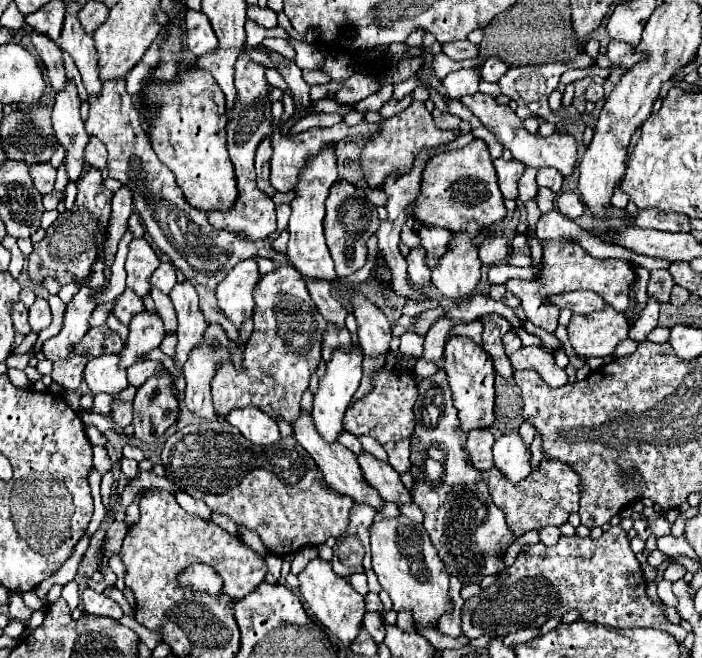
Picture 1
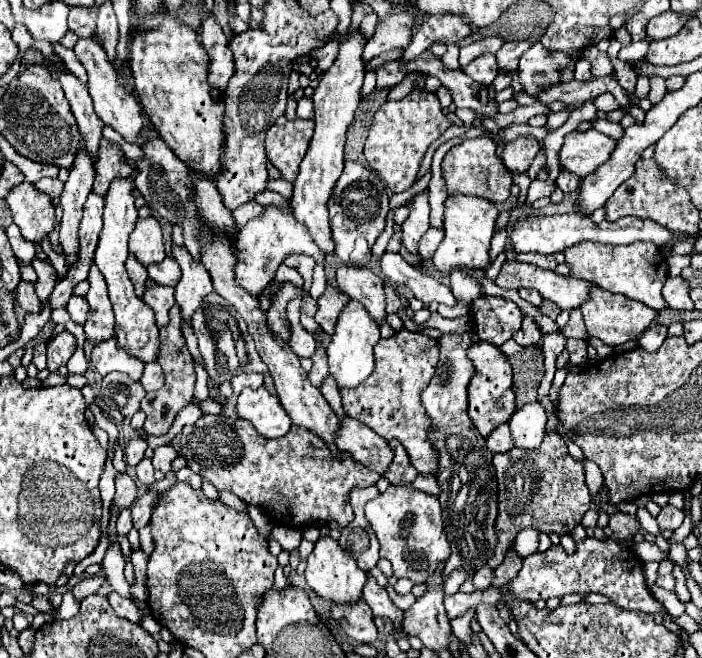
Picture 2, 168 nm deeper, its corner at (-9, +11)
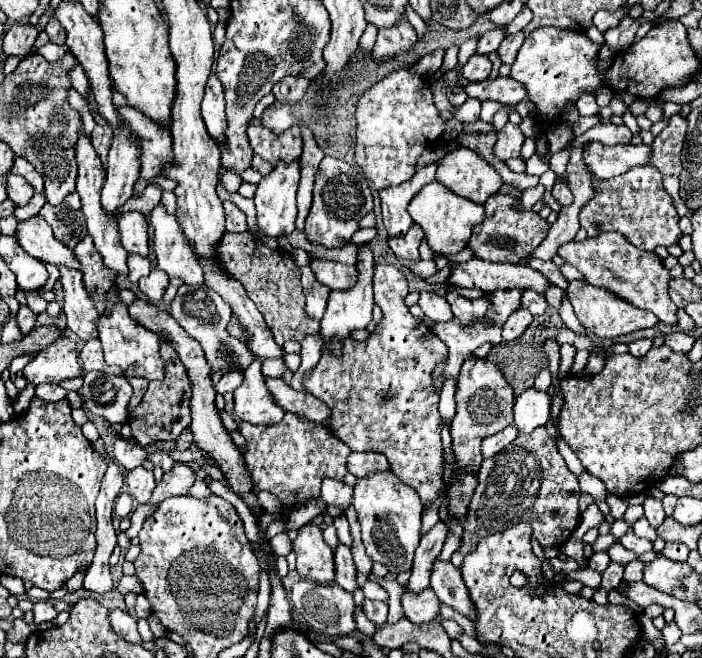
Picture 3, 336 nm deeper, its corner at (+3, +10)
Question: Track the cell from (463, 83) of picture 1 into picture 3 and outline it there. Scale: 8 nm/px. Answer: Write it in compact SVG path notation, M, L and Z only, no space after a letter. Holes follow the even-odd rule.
M472 55L468 63L462 67L462 75L468 81L486 81L492 71L492 63L486 55Z

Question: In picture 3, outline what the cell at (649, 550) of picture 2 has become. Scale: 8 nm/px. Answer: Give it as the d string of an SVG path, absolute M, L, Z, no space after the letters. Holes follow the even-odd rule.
M611 534L599 535L597 540L591 545L594 553L598 553L601 551L607 551L612 545L614 545L618 541Z

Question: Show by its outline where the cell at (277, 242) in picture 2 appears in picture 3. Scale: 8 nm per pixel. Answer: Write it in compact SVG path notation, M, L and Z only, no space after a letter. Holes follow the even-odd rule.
M280 161L280 165L274 167L274 171L270 175L266 175L260 183L258 183L258 191L254 197L256 203L256 211L258 211L258 225L260 229L270 235L270 237L280 237L280 235L288 235L294 231L294 221L296 221L296 189L298 189L298 181L300 181L300 161L292 161L292 163L284 163Z

